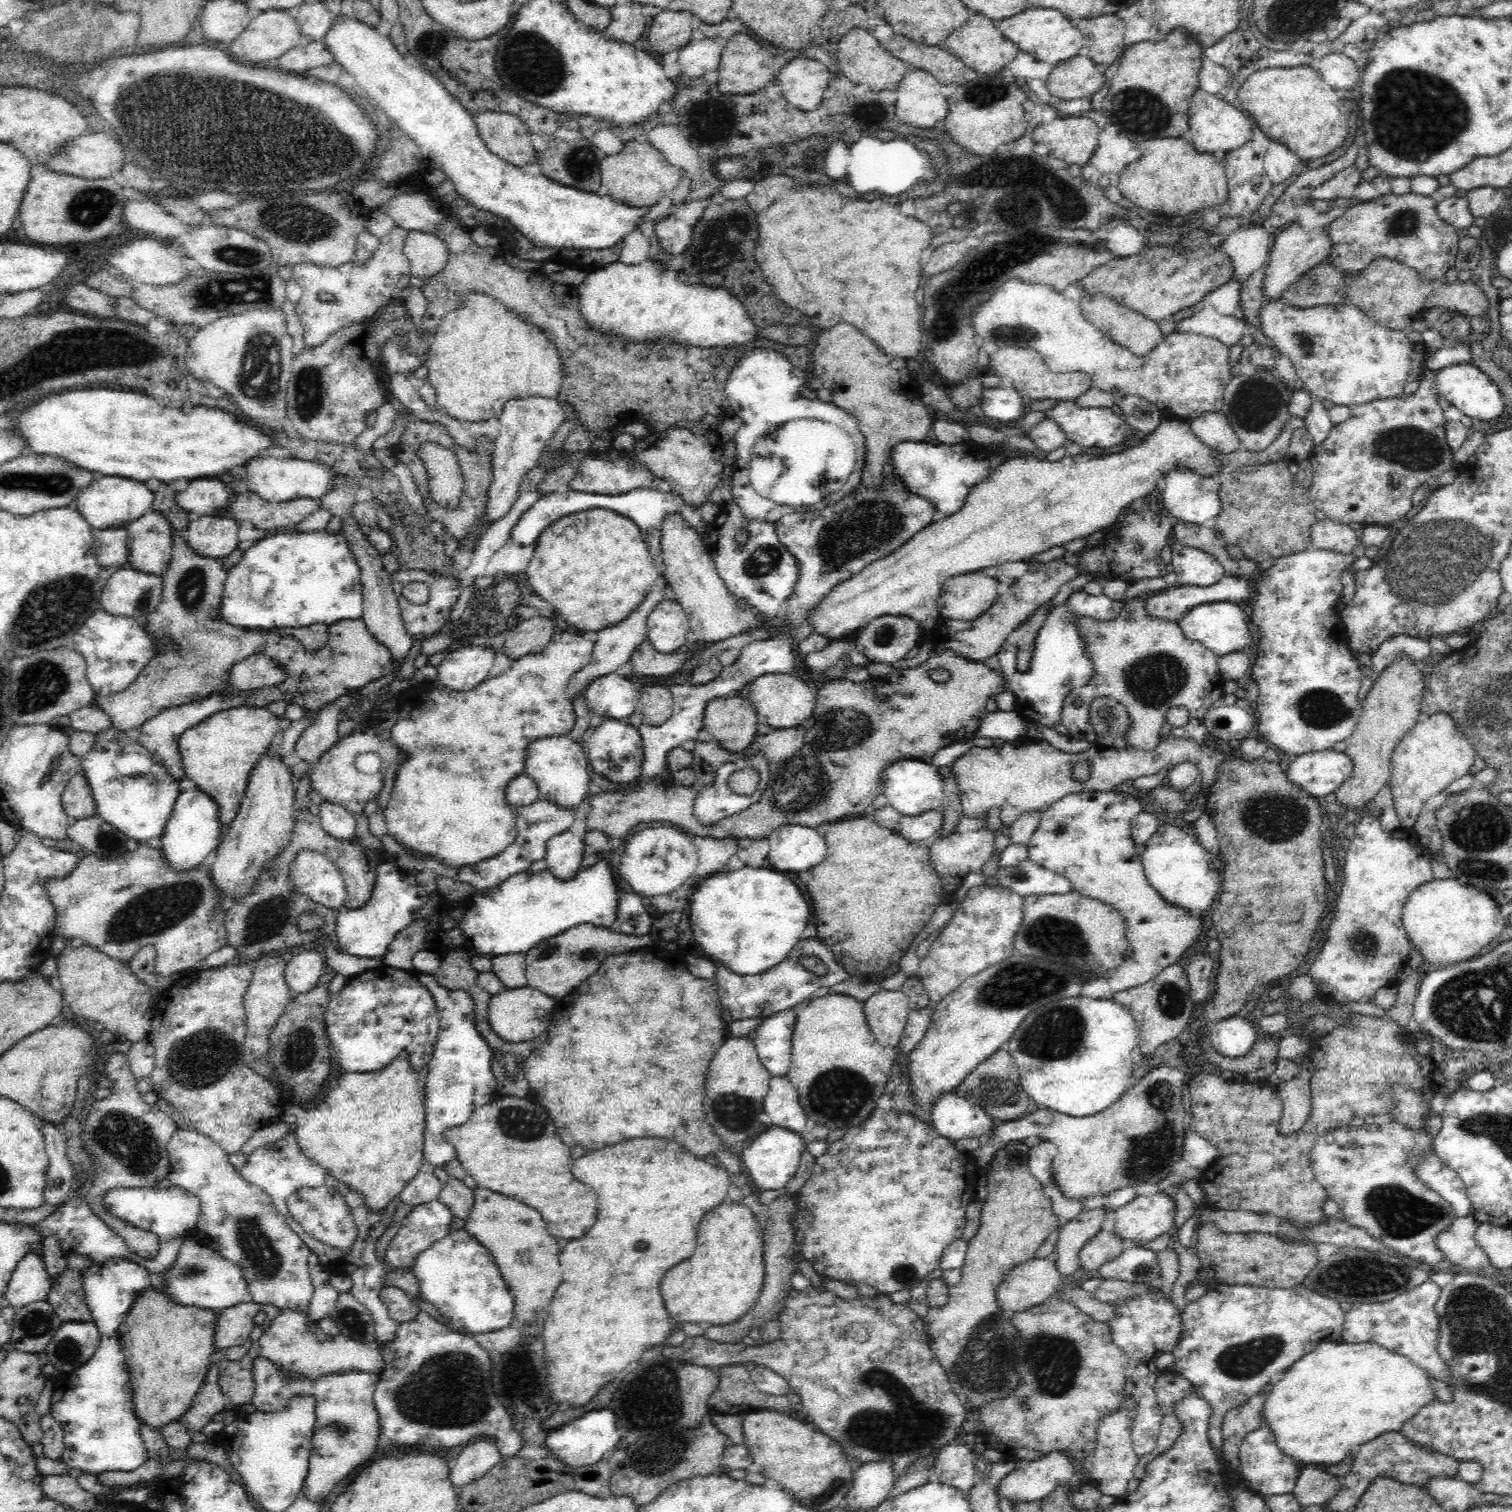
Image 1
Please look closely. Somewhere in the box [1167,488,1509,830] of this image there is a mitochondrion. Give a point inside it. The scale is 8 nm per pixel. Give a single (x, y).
(1468, 543)

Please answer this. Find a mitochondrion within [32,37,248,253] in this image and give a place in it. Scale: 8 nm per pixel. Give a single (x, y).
(88, 209)

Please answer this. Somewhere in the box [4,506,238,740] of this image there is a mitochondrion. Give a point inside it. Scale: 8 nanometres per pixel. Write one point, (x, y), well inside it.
(50, 612)

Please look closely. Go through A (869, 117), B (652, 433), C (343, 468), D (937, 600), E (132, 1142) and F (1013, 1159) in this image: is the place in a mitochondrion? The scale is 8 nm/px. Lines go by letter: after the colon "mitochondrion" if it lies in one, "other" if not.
A: other
B: other
C: other
D: other
E: mitochondrion
F: mitochondrion

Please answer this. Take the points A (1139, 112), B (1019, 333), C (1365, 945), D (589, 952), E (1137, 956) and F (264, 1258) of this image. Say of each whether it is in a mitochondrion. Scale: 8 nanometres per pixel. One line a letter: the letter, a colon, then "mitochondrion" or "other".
A: mitochondrion
B: mitochondrion
C: mitochondrion
D: mitochondrion
E: other
F: mitochondrion

